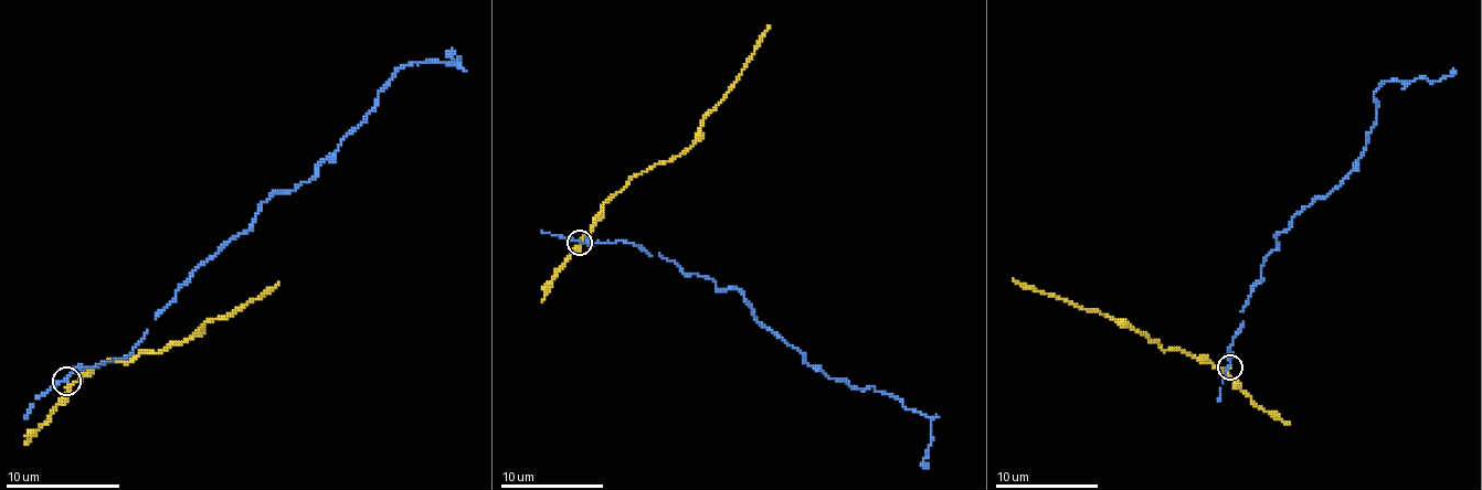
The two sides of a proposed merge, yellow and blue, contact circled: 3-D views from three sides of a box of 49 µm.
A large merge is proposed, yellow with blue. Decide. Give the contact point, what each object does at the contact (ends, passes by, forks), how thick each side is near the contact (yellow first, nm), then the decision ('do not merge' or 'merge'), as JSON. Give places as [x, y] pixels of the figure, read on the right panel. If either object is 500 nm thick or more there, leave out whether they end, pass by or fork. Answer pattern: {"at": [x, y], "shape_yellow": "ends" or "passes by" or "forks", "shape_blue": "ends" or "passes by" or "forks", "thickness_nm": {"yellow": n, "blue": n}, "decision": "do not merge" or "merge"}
{"at": [1229, 366], "shape_yellow": "passes by", "shape_blue": "passes by", "thickness_nm": {"yellow": 150, "blue": 160}, "decision": "do not merge"}

